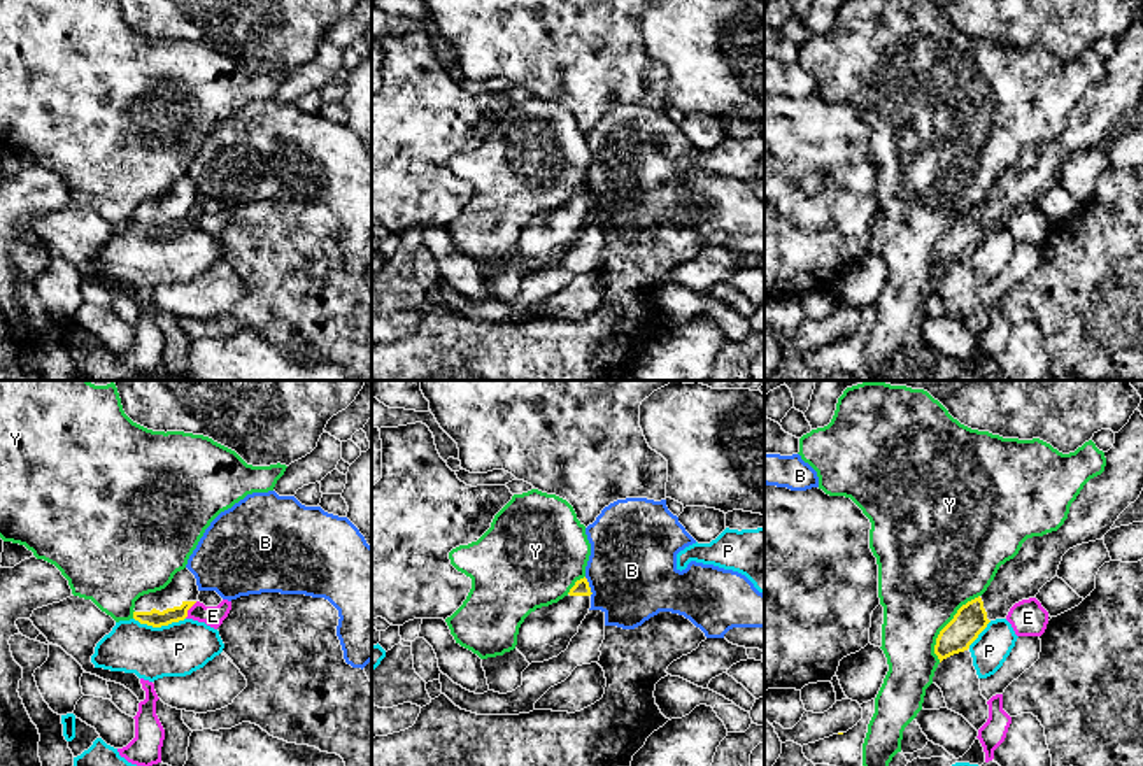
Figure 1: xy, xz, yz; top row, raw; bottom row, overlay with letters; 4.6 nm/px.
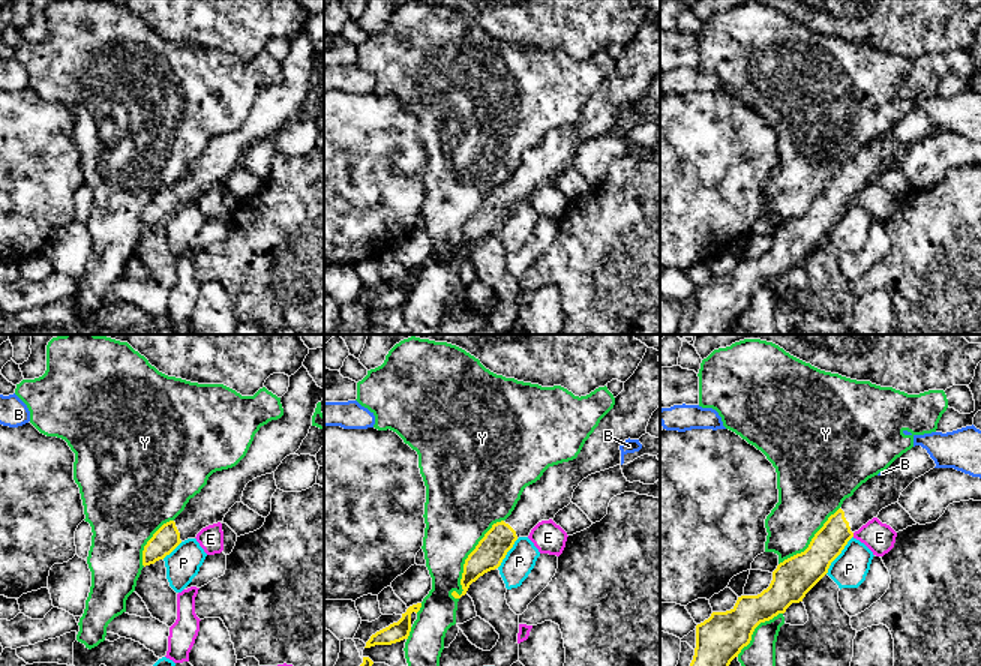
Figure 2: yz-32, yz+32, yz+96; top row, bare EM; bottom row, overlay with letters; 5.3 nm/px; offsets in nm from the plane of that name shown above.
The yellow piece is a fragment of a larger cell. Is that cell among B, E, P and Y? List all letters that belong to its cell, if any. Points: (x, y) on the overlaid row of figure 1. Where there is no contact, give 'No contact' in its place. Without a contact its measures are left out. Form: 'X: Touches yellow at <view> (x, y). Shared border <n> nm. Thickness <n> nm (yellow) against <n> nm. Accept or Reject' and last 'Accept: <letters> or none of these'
B: Touches yellow at xz (588, 586). Shared border 90 nm. Thickness 70 nm (yellow) against 420 nm. Reject
E: Touches yellow at xy (188, 609). Shared border 100 nm. Thickness 80 nm (yellow) against 100 nm. Reject
P: Touches yellow at xy (160, 626). Shared border 240 nm. Thickness 80 nm (yellow) against 240 nm. Reject
Y: Touches yellow at yz (945, 626). Shared border 360 nm. Thickness 150 nm (yellow) against 420 nm. Reject
Accept: none of these

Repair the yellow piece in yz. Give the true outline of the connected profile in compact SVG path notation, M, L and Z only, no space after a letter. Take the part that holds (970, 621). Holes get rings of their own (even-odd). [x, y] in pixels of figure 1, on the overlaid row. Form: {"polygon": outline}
{"polygon": "M1134 410L1129 422L1115 433L1115 443L1104 452L1104 457L1104 472L1083 486L1071 503L1064 524L1057 531L1027 538L1019 554L999 566L987 591L962 605L954 619L940 631L934 645L934 654L940 663L954 654L968 650L987 624L996 619L1006 619L1015 603L1036 598L1040 589L1057 577L1062 556L1069 549L1104 538L1118 515L1139 498L1143 491L1143 415L1139 410Z"}

